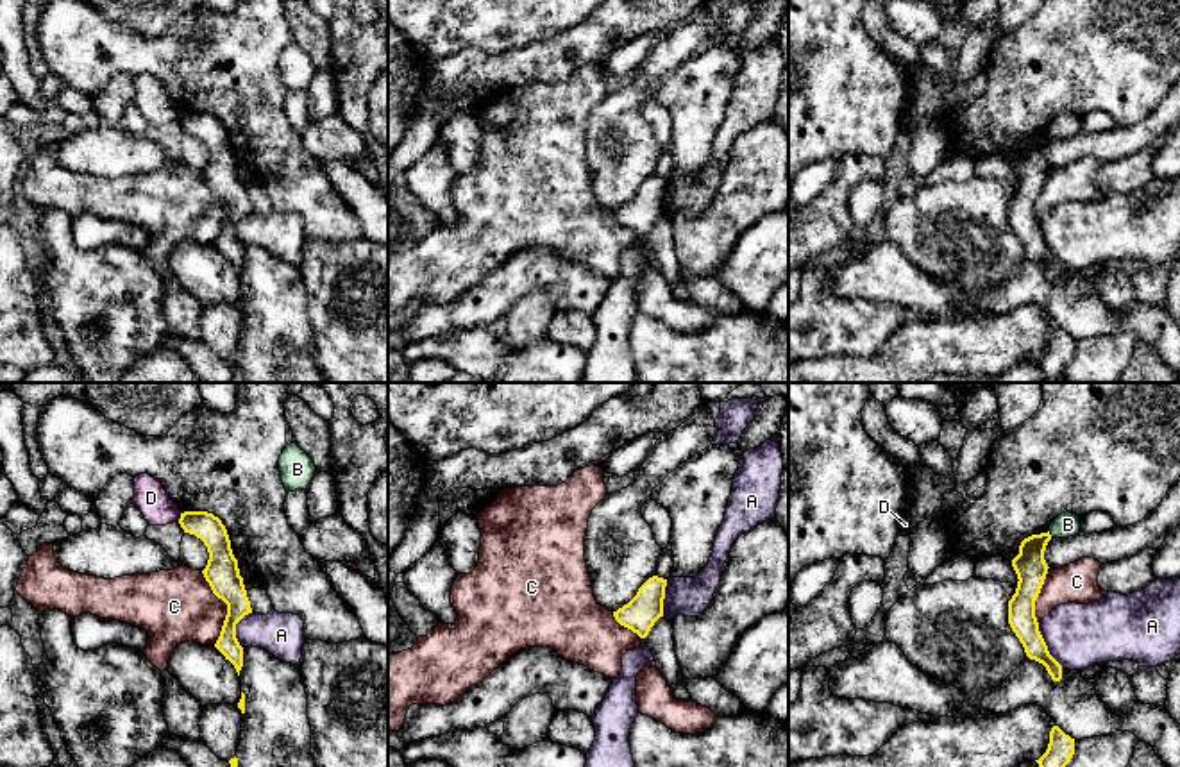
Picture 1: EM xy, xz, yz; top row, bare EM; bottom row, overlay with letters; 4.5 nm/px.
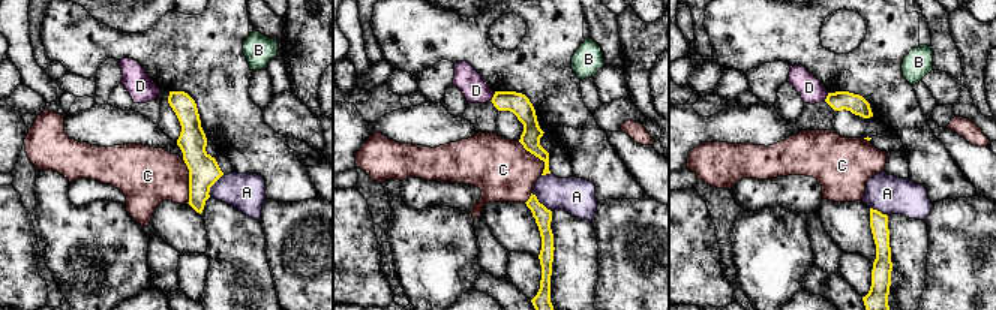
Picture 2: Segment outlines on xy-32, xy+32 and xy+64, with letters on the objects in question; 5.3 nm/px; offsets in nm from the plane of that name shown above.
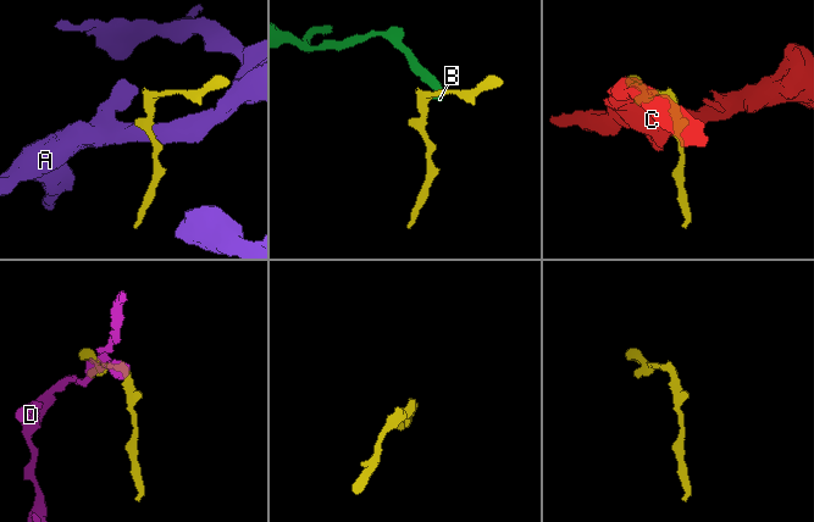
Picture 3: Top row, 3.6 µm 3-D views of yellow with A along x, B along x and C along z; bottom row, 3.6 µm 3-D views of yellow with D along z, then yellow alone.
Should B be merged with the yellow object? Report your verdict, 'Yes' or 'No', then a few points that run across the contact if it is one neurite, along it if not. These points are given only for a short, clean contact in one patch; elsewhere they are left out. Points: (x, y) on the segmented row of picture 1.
No. Line: yz (1048, 531), (1052, 537)

